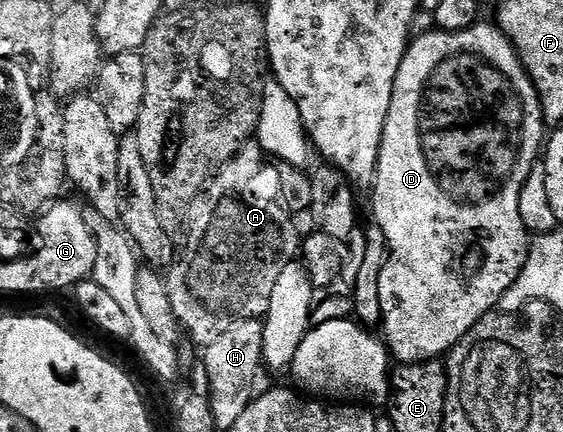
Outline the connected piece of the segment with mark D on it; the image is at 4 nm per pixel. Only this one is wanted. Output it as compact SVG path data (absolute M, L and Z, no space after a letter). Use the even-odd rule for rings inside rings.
M481 21L461 31L433 29L417 34L408 44L402 65L398 65L398 77L394 77L390 113L386 117L376 178L370 190L372 215L384 230L384 239L388 242L384 268L380 270L378 281L382 292L382 332L391 358L397 364L424 363L427 359L447 356L462 341L462 337L470 333L473 325L499 304L500 298L514 285L528 260L530 232L522 225L519 201L526 177L530 177L534 165L541 158L546 143L546 124L536 87L529 79L519 53L512 48L511 41L500 32L499 27L488 23ZM522 89L526 107L526 119L520 127L522 139L492 139L490 147L494 149L488 153L488 157L496 159L492 167L504 173L504 177L480 199L460 197L448 191L436 169L430 165L426 139L440 133L466 133L482 127L496 127L502 109L506 109L506 105L514 99L522 97ZM488 203L490 221L460 223L460 209L484 209Z

